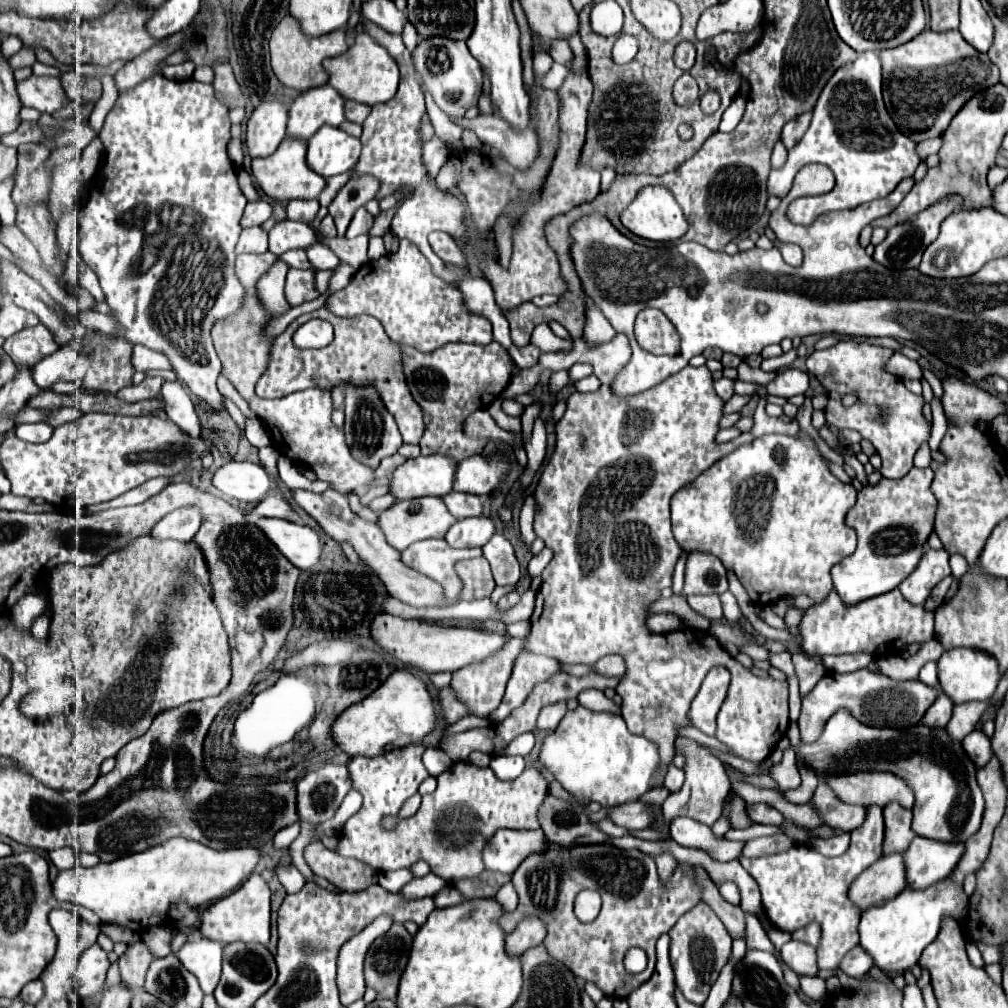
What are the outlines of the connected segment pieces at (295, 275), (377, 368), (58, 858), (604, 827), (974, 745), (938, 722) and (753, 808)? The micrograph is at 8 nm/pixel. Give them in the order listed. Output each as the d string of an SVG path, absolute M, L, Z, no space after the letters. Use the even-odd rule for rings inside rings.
M291 268L287 274L285 296L287 296L287 302L291 306L303 304L307 300L315 300L319 296L319 292L315 290L315 272Z
M315 310L309 314L303 314L295 318L283 334L275 338L269 352L267 370L255 384L255 394L259 398L283 398L291 392L305 390L305 388L321 388L321 390L333 390L335 386L353 384L353 386L373 386L379 396L383 398L385 408L395 416L395 422L399 426L399 432L403 436L403 442L419 444L425 424L421 408L413 402L413 396L409 394L405 374L403 374L403 354L399 354L399 344L389 340L381 322L373 316L355 316L355 318L335 318L329 310ZM313 318L325 318L335 328L335 340L319 350L299 350L293 344L293 334L299 326Z
M59 848L59 850L51 850L49 852L49 858L51 862L59 868L59 870L65 870L65 868L71 868L75 864L75 852L71 848Z
M600 820L595 823L601 832L605 832L607 836L625 836L629 834L629 830L623 830L619 826L615 826L611 820Z
M973 730L969 736L965 736L965 740L961 740L961 746L965 754L975 762L977 768L985 766L993 754L991 738L985 736L981 730Z
M941 694L925 712L923 716L923 724L931 726L931 728L945 728L947 722L951 720L951 712L953 712L953 702Z
M751 804L749 806L749 816L753 822L759 824L773 824L773 826L781 826L783 824L783 816L781 812L777 812L773 806L769 804Z

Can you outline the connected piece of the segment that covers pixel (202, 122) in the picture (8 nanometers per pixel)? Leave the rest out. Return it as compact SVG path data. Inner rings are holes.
M155 74L155 76L147 78L147 80L143 80L143 82L141 82L139 86L135 86L133 90L123 92L123 94L117 98L113 110L107 114L105 124L103 124L101 134L99 134L99 138L101 138L101 142L103 142L103 146L105 146L105 154L107 154L107 156L105 156L105 164L103 164L105 168L101 168L101 170L95 174L95 178L91 180L91 184L89 184L89 198L87 198L87 204L85 204L83 210L79 212L79 228L81 228L81 232L79 232L79 246L81 246L81 252L83 252L83 262L85 262L89 268L93 268L95 274L99 276L101 288L103 288L103 292L105 292L105 296L107 296L107 304L113 308L113 318L115 318L123 328L125 328L125 330L123 330L121 334L117 334L117 336L127 338L131 344L145 344L145 346L149 346L149 348L153 348L153 350L159 350L159 352L163 352L165 356L169 356L169 360L171 360L171 368L173 368L173 372L177 374L177 378L179 378L181 382L185 382L185 384L189 386L189 390L191 390L195 396L203 398L203 400L205 400L213 410L217 410L217 412L225 410L225 398L219 394L219 390L217 390L217 386L215 386L215 380L217 380L217 376L219 376L219 372L221 372L221 360L217 358L215 348L211 346L211 338L209 338L209 334L211 334L213 322L215 322L217 318L225 318L227 314L235 314L235 310L239 310L239 306L243 304L243 294L245 294L243 286L241 286L239 280L235 278L235 244L237 244L239 234L241 234L239 220L241 220L241 216L243 216L243 208L245 208L247 200L245 200L245 196L241 194L239 186L237 186L235 166L233 166L233 162L231 162L229 156L227 156L227 142L229 142L229 138L231 138L231 132L229 132L231 122L229 122L229 116L227 116L227 114L229 114L229 108L223 106L223 104L215 98L215 94L213 94L213 86L211 86L211 84L203 84L203 82L195 82L193 78L191 78L191 80L183 80L183 82L175 82L175 80L161 78L161 74Z

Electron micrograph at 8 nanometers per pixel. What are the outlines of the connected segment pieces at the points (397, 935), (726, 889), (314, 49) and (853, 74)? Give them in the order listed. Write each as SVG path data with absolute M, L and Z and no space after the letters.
M395 922L387 934L379 936L367 950L367 956L365 956L365 982L367 986L375 988L379 996L383 998L391 998L395 1000L397 996L397 986L399 986L399 978L407 966L407 960L409 960L409 952L411 952L411 934L405 930L405 926L401 922Z
M725 882L725 884L719 886L719 892L721 892L721 896L723 896L727 902L731 902L733 906L739 906L739 902L741 902L741 892L739 892L737 884Z
M285 16L271 34L269 50L271 50L271 68L273 68L275 76L279 78L279 82L303 92L303 90L327 84L327 72L323 70L321 62L325 58L333 58L333 56L343 54L347 50L347 42L345 42L343 30L335 30L335 32L329 32L319 38L303 36L301 28L297 26L297 20L291 16Z
M861 52L855 62L841 66L831 76L831 80L823 88L823 92L815 104L809 130L805 132L801 142L793 150L789 150L789 158L787 158L785 166L781 170L771 170L769 180L767 180L767 192L775 194L775 196L787 196L795 174L805 164L811 164L811 162L825 164L835 174L835 188L831 192L827 192L827 212L849 210L863 202L885 198L889 192L895 190L895 186L903 178L909 178L915 172L917 164L921 162L921 158L917 154L917 144L911 138L907 138L905 134L901 134L895 124L891 124L891 134L889 134L889 112L885 110L885 104L881 98L881 62L879 62L877 52Z

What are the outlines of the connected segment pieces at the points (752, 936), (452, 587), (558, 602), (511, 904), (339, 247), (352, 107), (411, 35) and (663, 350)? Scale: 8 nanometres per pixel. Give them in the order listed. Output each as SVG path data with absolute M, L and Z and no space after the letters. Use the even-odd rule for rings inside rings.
M745 914L746 920L746 944L748 949L759 949L771 952L781 964L783 961L775 954L775 947L769 940L767 934L762 928L760 920L751 914Z
M439 540L439 544L411 544L407 550L401 552L401 556L407 566L443 584L447 598L459 598L461 580L455 574L453 566L461 558L481 556L481 548L457 550L457 548L447 546L445 540Z
M617 334L611 342L601 344L601 346L597 346L597 348L589 348L589 346L585 344L585 340L579 338L579 340L573 340L573 350L567 352L567 354L541 354L539 360L537 360L539 364L535 364L535 366L531 366L531 368L521 368L521 370L513 376L513 380L509 382L509 386L503 390L501 396L507 398L507 400L513 400L513 398L519 396L519 394L529 394L529 392L531 392L531 386L535 386L535 384L539 382L543 370L548 368L553 372L568 370L575 362L587 362L587 364L591 364L595 376L601 380L601 388L599 388L597 392L579 394L579 392L575 391L567 398L565 416L559 420L555 427L557 439L555 454L551 456L549 464L543 468L541 480L539 480L537 490L535 490L535 500L537 500L537 506L541 508L541 510L535 514L535 534L545 542L547 548L553 550L553 560L547 564L547 568L545 568L543 574L541 574L543 582L541 582L541 588L539 588L539 594L537 594L537 608L535 608L535 614L533 614L533 618L531 618L531 634L529 634L529 638L527 638L525 642L521 642L521 640L509 640L499 652L491 654L491 656L489 656L487 660L483 660L483 662L477 662L477 664L459 668L457 672L453 672L451 686L457 690L459 700L461 700L475 716L481 716L481 718L483 718L483 716L491 714L491 712L501 704L501 698L503 698L503 694L505 694L505 684L507 684L507 680L509 680L509 676L511 676L511 668L513 668L513 662L515 662L517 654L521 652L521 646L527 648L527 650L531 650L531 652L551 656L551 658L555 658L555 660L561 662L561 664L587 664L587 666L591 666L591 664L595 664L599 658L603 658L603 656L607 656L607 654L619 654L619 656L623 656L625 662L627 662L627 676L625 676L623 682L617 686L617 694L623 698L623 704L621 704L623 718L625 718L627 728L629 728L631 732L635 732L635 734L639 734L639 736L645 736L645 738L649 738L651 742L655 742L655 744L659 746L661 764L659 764L659 770L657 770L657 774L655 774L655 782L663 782L663 778L665 778L665 774L667 774L669 760L671 760L671 756L673 756L673 740L675 740L675 734L677 734L679 728L691 724L687 712L689 712L689 706L691 706L691 702L693 702L693 698L695 698L695 694L697 694L697 690L699 690L703 678L707 676L707 672L709 672L713 666L725 666L725 668L731 672L731 684L729 684L727 700L723 702L723 706L721 706L721 710L719 710L719 714L717 714L717 734L715 734L715 736L717 736L723 744L727 744L739 758L743 758L743 760L753 760L753 762L763 762L763 760L767 758L767 754L771 754L771 750L775 748L777 738L781 740L781 738L785 736L785 732L787 732L787 724L789 724L789 708L787 708L787 694L789 694L789 692L787 692L787 682L777 682L777 680L773 680L773 678L757 678L755 674L751 674L751 670L747 670L747 668L741 666L733 656L729 656L729 654L723 650L723 646L719 644L719 640L717 640L713 634L709 634L709 632L703 632L703 630L675 630L675 632L669 632L669 634L653 634L653 632L647 628L647 618L649 618L647 608L649 608L649 604L653 604L655 600L661 598L661 590L663 590L663 588L671 586L673 568L675 568L675 564L677 564L677 560L679 560L679 554L681 554L681 548L679 548L679 544L675 542L675 538L673 538L673 534L671 534L671 520L669 520L669 500L671 500L671 496L673 496L679 488L683 488L687 482L691 482L697 474L701 474L703 470L707 470L715 460L727 456L729 452L733 452L733 450L739 448L741 444L753 442L755 436L753 436L751 432L745 432L745 434L739 436L739 440L731 440L731 442L725 442L725 444L717 444L717 442L715 442L715 436L717 436L717 432L719 432L719 420L721 420L721 416L723 416L723 406L725 406L725 402L723 402L723 400L717 396L717 392L713 390L711 372L709 372L705 366L703 366L703 368L685 366L685 368L683 368L681 372L677 372L675 376L669 376L667 380L663 380L663 384L657 384L657 386L653 386L653 388L649 388L649 390L645 390L645 392L639 392L639 394L633 394L633 396L627 396L627 398L615 396L613 390L611 390L611 384L613 384L615 376L627 366L629 358L631 358L631 346L629 346L629 342L627 342L627 338L625 338L623 334Z
M509 882L509 884L501 886L499 892L497 892L497 896L495 896L495 900L503 906L503 910L507 910L507 912L515 910L517 908L517 892L515 892L513 884Z
M315 229L314 232L323 243L337 254L337 258L339 258L343 264L349 264L349 266L353 266L353 268L357 270L359 266L363 266L363 264L369 260L369 258L367 258L369 244L368 233L358 236L356 239L347 239L346 237L327 239L320 234L318 229Z
M345 100L345 120L363 124L365 118L369 116L369 112L371 112L369 106L359 104L359 102L353 102L353 100Z
M405 22L407 26L403 28L403 42L405 42L405 46L407 46L407 50L411 52L415 46L417 46L417 42L419 42L419 34L417 34L417 30L415 28L411 28L411 24L409 22Z
M645 308L635 320L635 338L655 355L674 355L680 349L680 337L669 318L657 308Z

